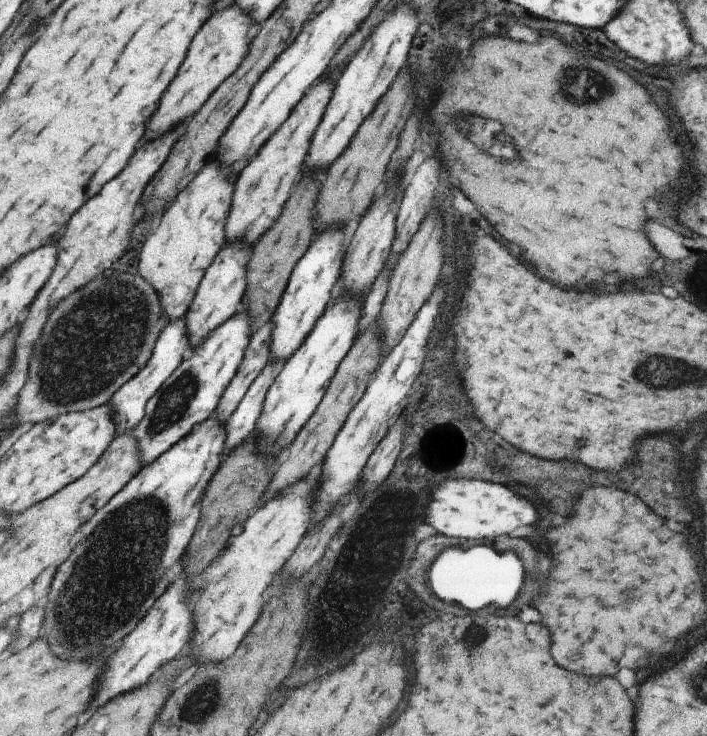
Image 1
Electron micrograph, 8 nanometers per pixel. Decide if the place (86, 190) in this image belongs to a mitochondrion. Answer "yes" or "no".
no

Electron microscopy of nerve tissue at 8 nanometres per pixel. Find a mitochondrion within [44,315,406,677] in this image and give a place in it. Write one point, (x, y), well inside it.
(113, 569)

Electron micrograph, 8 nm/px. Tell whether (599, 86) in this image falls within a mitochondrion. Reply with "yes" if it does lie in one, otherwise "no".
yes

